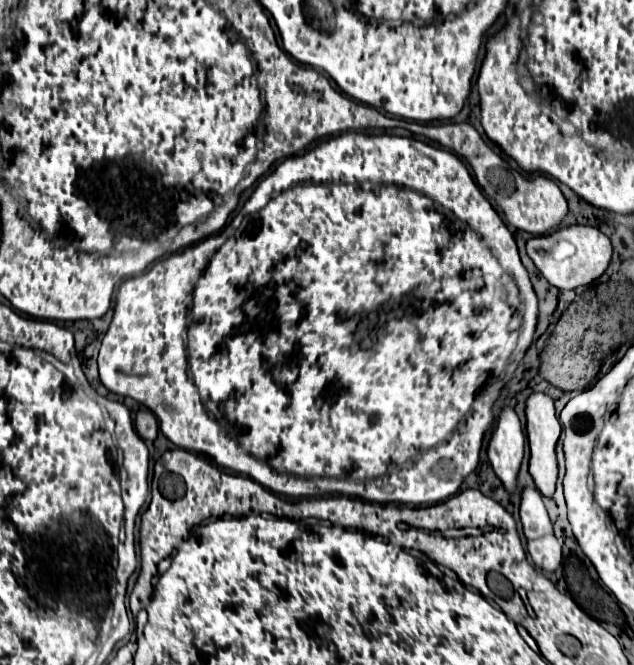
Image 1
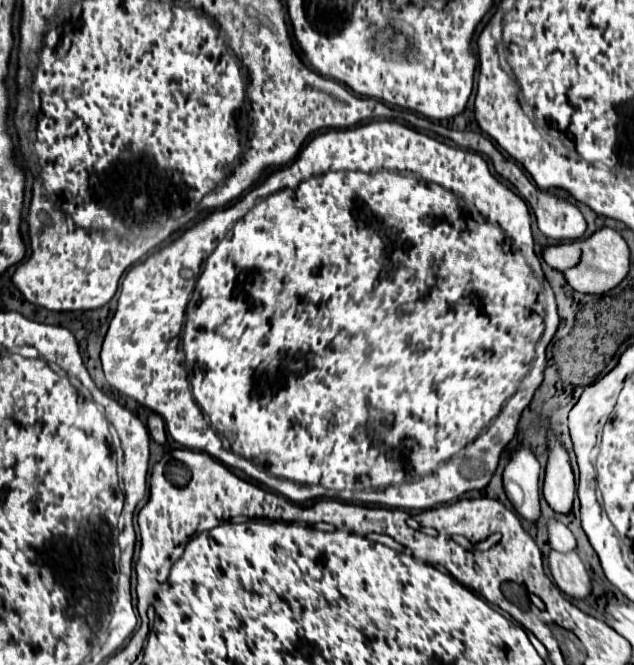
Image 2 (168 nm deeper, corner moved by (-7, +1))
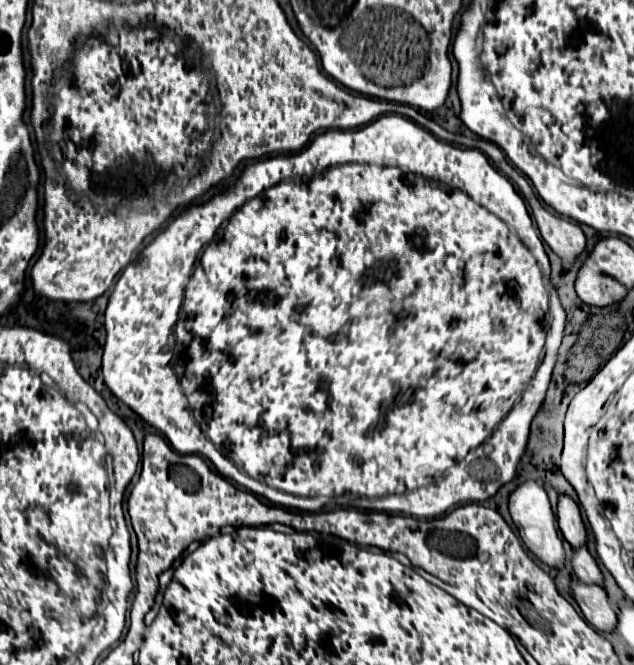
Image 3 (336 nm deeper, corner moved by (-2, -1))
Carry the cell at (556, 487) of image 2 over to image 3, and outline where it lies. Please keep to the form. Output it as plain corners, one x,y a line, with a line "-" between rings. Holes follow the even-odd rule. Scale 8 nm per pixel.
568,495
558,497
556,521
558,521
558,527
564,535
564,539
572,547
580,547
586,543
586,531
584,531
584,523
580,517
580,509
572,497
568,497

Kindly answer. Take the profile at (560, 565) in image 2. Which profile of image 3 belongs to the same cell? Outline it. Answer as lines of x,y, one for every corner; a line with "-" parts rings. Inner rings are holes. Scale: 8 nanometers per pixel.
570,579
570,595
582,609
586,621
598,631
612,631
616,625
616,613
608,603
606,591
598,585
582,583
580,579

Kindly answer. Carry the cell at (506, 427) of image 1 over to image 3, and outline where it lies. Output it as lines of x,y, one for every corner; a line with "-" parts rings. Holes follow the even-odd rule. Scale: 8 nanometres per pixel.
532,479
520,483
508,497
508,509
512,515
514,525
518,527
518,533
524,541
524,545
536,555
540,557
546,565
550,567
560,567
564,563
564,549
562,549
562,541
558,537
558,525
556,525
556,515
550,507
548,495
544,491
544,487

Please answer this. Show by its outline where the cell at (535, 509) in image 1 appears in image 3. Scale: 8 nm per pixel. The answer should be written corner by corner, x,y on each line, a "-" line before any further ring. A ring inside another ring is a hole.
574,547
572,549
572,559
570,559
572,571
578,579
582,579
584,583
594,583
594,585
602,585
602,573
594,561
594,557
588,553
586,547

